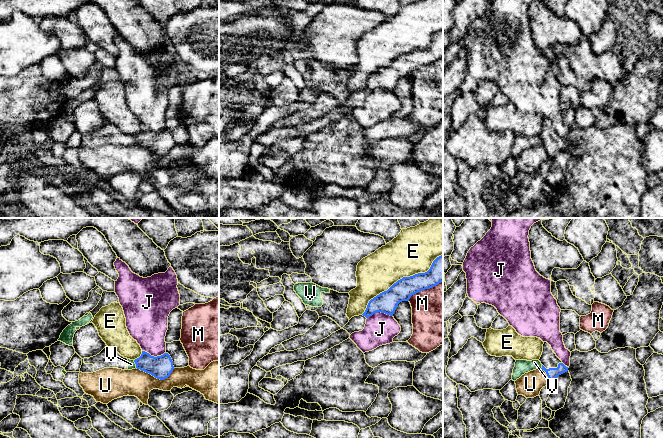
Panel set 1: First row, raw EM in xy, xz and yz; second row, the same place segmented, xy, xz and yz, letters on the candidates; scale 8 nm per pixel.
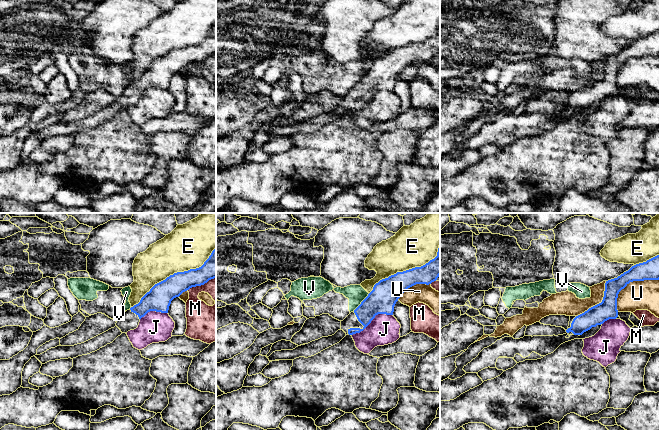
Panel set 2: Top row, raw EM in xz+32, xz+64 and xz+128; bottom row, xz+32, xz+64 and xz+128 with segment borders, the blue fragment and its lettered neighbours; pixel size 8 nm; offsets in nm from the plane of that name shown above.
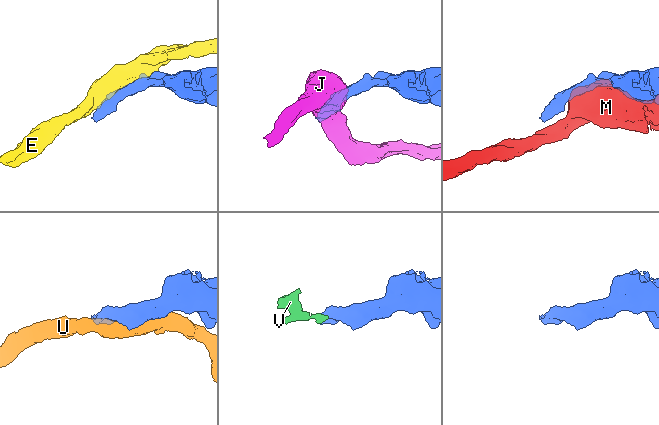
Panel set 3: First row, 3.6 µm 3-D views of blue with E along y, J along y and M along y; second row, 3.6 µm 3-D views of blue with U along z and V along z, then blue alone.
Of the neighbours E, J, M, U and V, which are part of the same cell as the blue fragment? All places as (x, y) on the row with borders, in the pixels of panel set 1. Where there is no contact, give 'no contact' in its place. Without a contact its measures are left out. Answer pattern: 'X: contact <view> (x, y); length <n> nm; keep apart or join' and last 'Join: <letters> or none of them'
E: contact xz (400, 279); length 800 nm; keep apart
J: contact xz (379, 311); length 200 nm; keep apart
M: contact xz (424, 289); length 320 nm; keep apart
U: contact xy (156, 377); length 320 nm; keep apart
V: contact xy (135, 363); length 70 nm; keep apart
Join: none of them

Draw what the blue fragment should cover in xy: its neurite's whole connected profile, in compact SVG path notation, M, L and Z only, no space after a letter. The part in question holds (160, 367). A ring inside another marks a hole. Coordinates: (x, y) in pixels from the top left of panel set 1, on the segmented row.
M142 351L141 356L135 359L134 362L137 369L149 373L160 380L168 378L174 369L173 361L168 353L154 357Z

